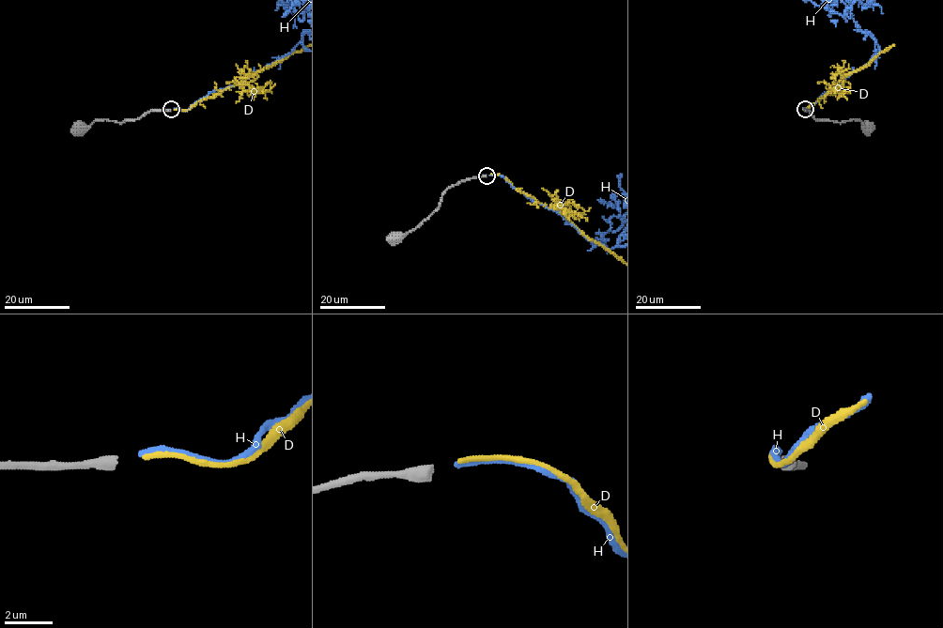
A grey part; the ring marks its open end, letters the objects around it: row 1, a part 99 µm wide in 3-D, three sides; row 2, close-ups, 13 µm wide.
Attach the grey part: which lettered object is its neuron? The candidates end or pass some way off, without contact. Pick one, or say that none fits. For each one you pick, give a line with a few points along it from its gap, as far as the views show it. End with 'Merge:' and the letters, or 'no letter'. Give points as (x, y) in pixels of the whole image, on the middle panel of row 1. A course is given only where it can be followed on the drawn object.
Merge: H

